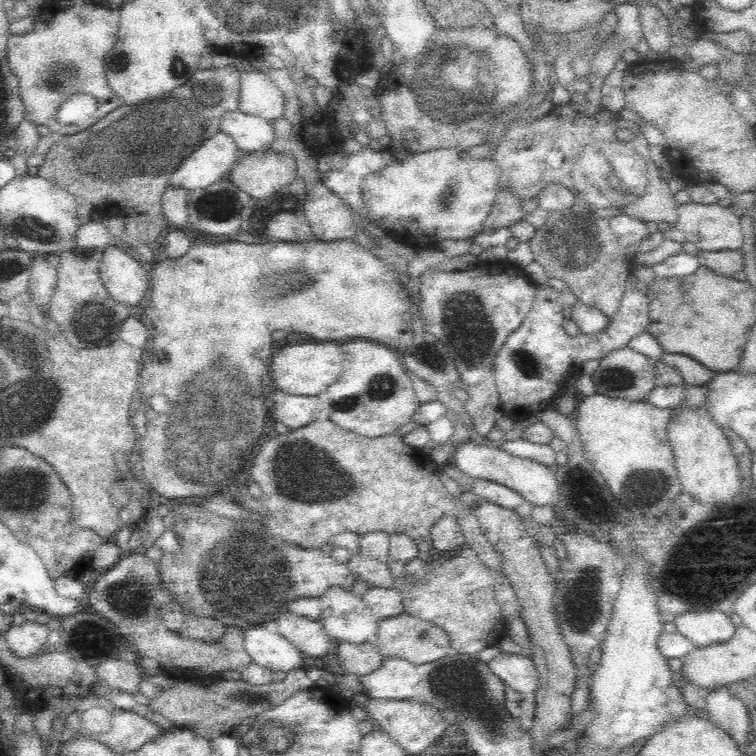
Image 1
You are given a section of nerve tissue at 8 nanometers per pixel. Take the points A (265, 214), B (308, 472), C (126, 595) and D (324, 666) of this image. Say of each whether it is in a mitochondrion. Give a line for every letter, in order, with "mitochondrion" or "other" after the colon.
A: other
B: mitochondrion
C: mitochondrion
D: other

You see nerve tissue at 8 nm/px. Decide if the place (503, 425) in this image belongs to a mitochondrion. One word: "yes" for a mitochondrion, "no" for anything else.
no

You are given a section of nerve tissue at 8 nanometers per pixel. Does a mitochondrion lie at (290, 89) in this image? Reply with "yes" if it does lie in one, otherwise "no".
no

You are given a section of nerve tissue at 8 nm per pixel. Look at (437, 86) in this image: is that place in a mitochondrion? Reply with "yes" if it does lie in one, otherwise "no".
yes

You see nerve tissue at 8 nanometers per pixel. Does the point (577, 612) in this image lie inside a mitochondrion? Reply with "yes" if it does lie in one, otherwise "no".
no

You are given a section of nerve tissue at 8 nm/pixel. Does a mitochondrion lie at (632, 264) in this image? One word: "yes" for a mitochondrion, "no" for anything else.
no

